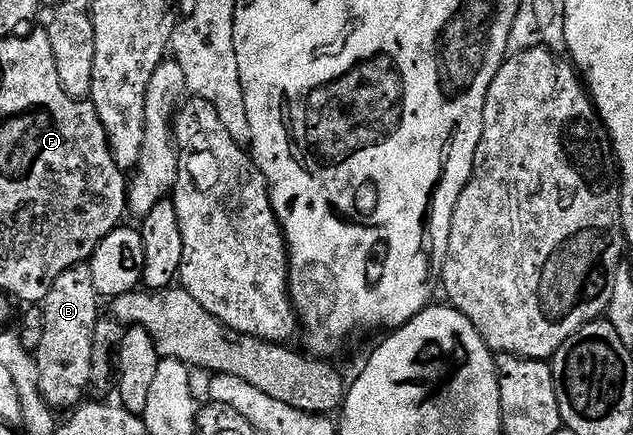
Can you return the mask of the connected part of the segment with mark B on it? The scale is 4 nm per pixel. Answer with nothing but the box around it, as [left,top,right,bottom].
[34,263,102,410]

